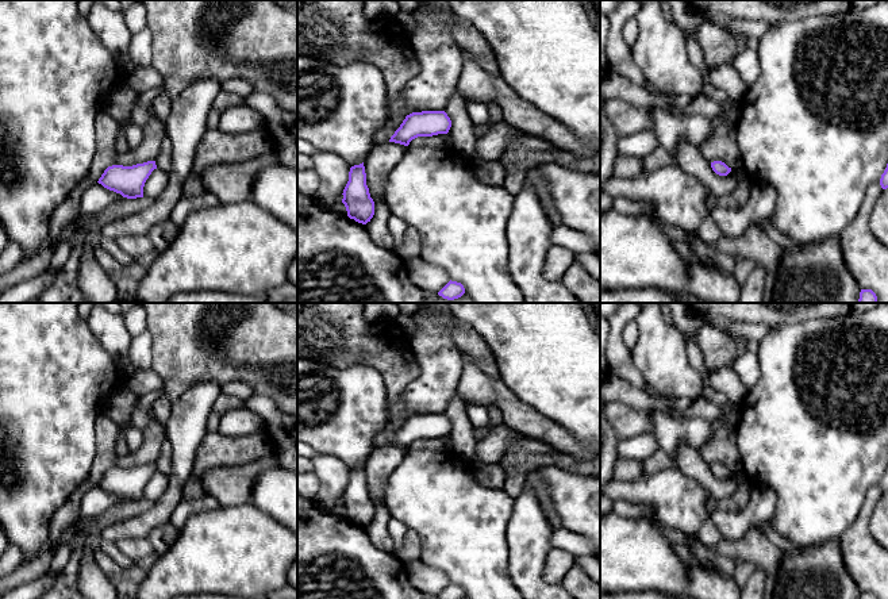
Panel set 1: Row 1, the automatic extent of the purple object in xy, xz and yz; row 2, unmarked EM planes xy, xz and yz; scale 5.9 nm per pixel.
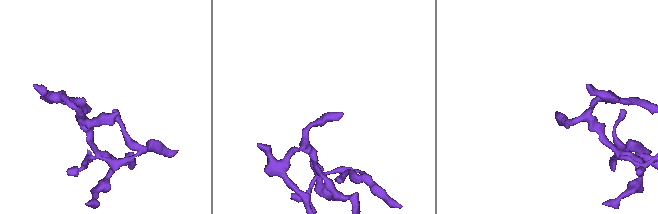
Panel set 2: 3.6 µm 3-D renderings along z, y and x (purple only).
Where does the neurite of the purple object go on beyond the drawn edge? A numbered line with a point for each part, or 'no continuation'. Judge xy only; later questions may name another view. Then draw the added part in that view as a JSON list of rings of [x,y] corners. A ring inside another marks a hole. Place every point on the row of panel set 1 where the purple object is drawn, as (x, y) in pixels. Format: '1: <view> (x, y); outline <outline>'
no continuation

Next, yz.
no continuation

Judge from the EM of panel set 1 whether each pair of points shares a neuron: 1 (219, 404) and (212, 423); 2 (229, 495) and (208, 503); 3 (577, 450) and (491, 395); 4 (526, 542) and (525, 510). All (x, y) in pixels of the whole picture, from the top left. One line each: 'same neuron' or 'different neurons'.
1: same neuron
2: different neurons
3: same neuron
4: same neuron

